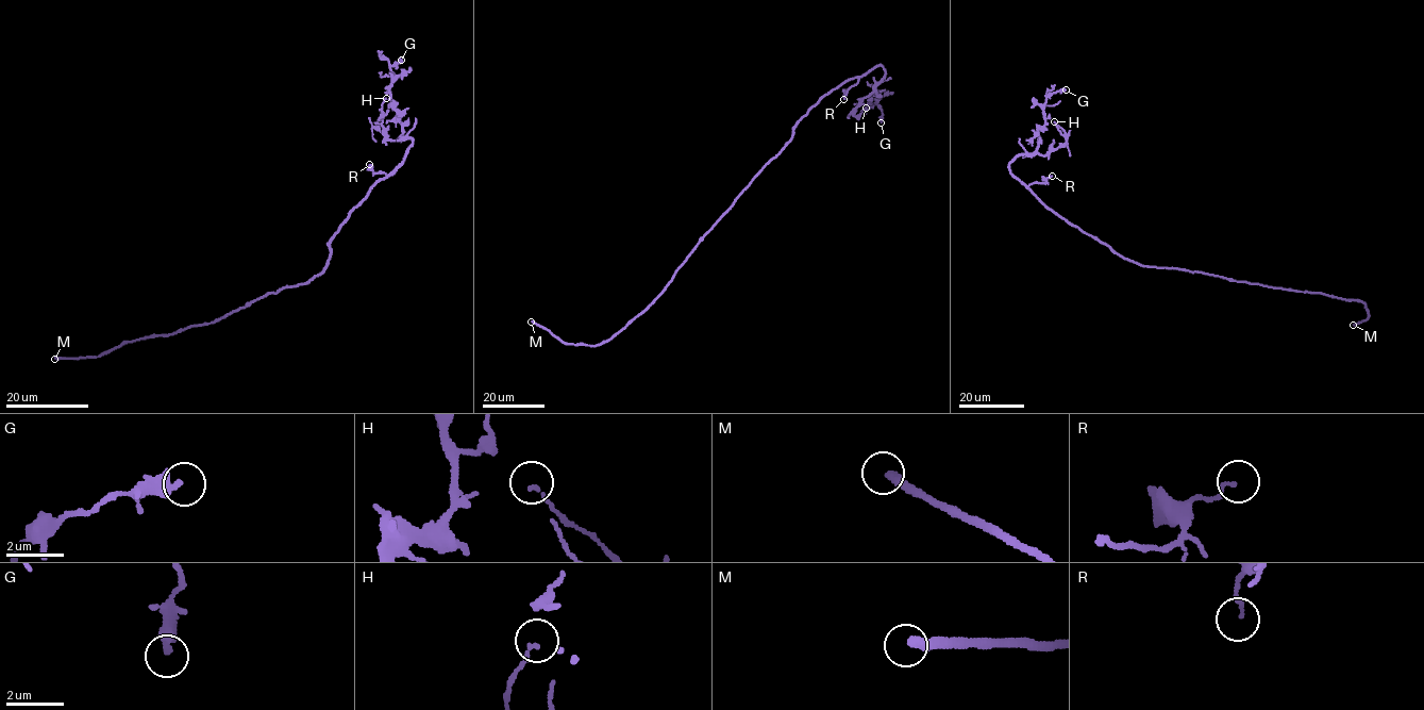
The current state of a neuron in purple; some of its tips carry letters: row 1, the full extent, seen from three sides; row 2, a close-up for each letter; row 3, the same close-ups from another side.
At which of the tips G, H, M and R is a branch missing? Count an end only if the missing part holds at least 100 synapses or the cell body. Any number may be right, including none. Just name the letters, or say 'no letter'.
M

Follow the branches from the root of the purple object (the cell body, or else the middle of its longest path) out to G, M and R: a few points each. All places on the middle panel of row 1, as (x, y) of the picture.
G: (754, 177), (789, 141), (809, 109), (845, 80), (878, 65), (886, 73), (871, 99), (877, 101), (881, 122)
M: (754, 177), (699, 242), (666, 289), (609, 339), (596, 345), (567, 344), (531, 322)
R: (754, 177), (789, 141), (793, 128), (809, 109), (845, 80), (857, 78), (857, 82), (848, 89), (843, 99)

